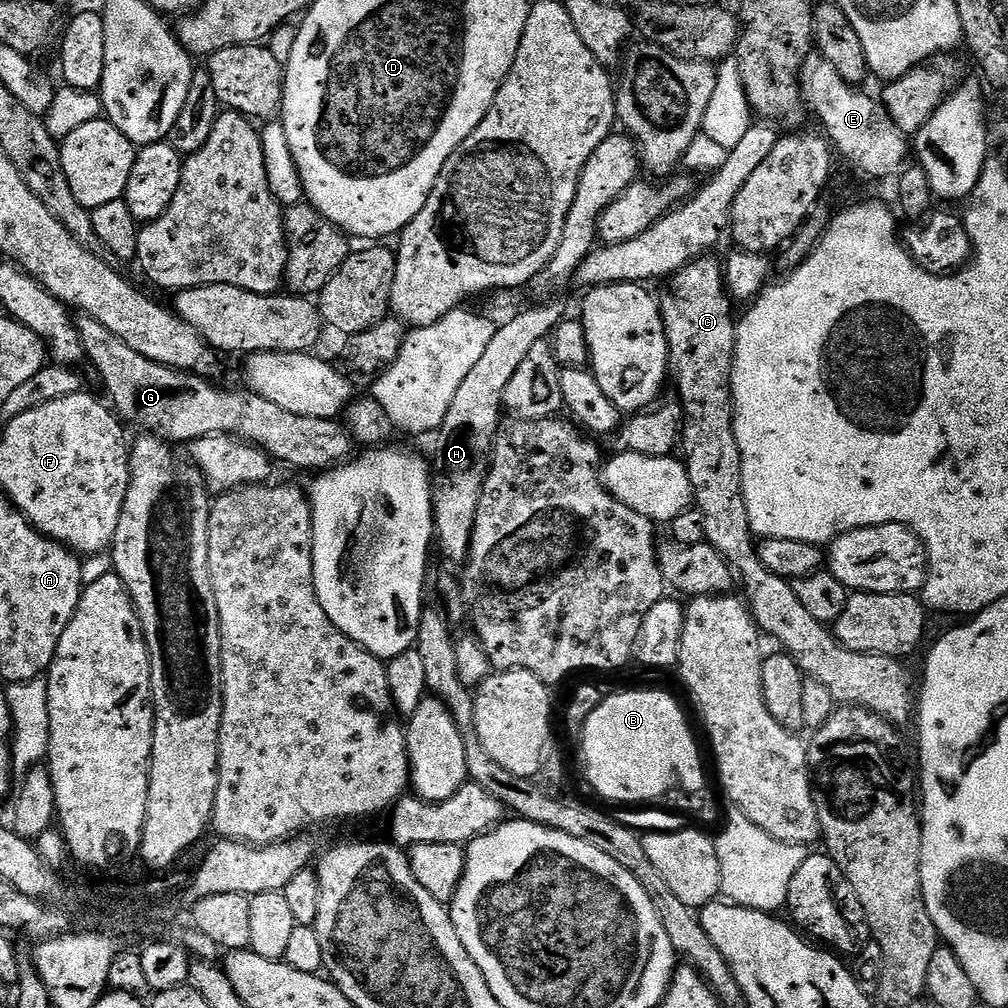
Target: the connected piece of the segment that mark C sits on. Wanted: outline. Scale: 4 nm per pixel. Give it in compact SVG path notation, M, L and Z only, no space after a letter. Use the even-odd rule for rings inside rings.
M701 258L681 268L671 277L672 296L676 299L676 308L664 312L664 333L668 339L668 366L671 379L676 379L676 392L680 395L679 411L682 413L682 459L688 469L690 486L695 507L702 514L704 538L707 544L714 546L718 554L722 554L725 562L732 567L739 583L744 584L743 595L751 611L757 628L765 637L773 636L779 647L798 662L809 680L822 682L826 690L835 698L837 705L865 708L880 716L889 724L903 726L908 715L914 712L914 688L908 685L908 672L899 659L890 656L871 656L869 652L855 652L836 639L825 625L818 623L811 614L806 614L802 602L798 602L798 594L794 594L791 583L783 580L778 574L766 570L762 566L754 533L748 515L742 490L742 474L740 473L740 451L732 433L732 355L736 349L737 321L732 320L733 301L724 287L724 269L721 261Z

